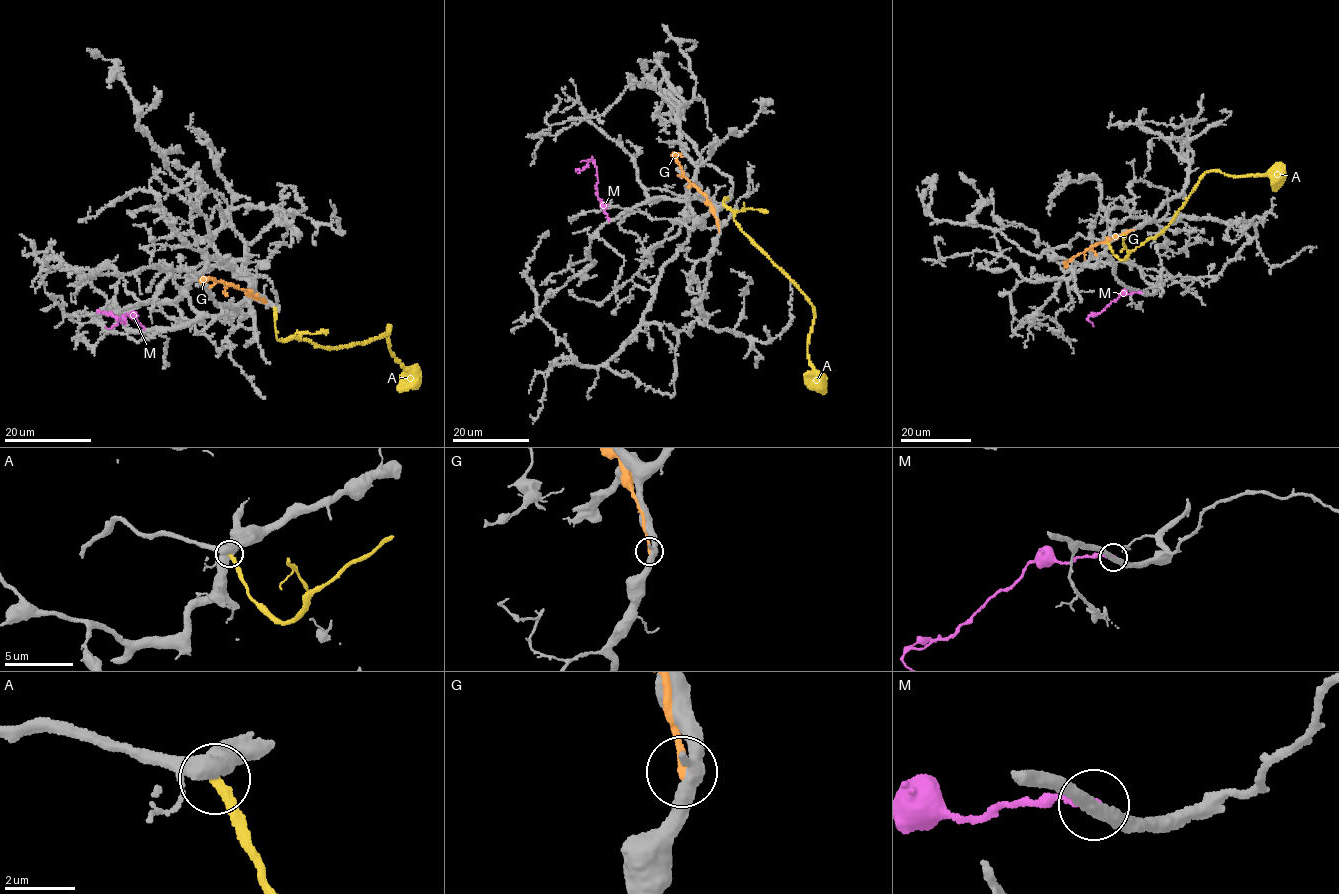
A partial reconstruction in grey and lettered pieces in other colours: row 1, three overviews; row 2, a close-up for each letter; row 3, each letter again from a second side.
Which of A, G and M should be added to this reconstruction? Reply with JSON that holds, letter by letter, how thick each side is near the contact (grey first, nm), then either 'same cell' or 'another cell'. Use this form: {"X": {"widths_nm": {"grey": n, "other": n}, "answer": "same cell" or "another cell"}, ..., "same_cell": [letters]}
{"A": {"widths_nm": {"grey": 500, "other": 320}, "answer": "same cell"}, "G": {"widths_nm": {"grey": 380, "other": 240}, "answer": "another cell"}, "M": {"widths_nm": {"grey": 360, "other": 220}, "answer": "another cell"}, "same_cell": ["A"]}

